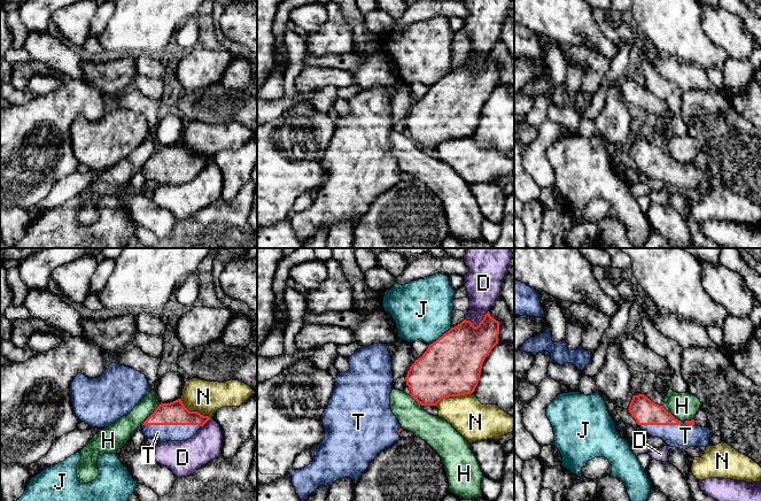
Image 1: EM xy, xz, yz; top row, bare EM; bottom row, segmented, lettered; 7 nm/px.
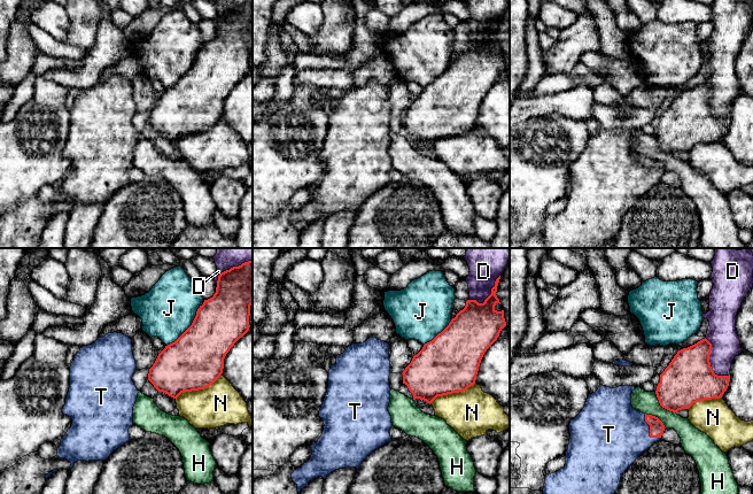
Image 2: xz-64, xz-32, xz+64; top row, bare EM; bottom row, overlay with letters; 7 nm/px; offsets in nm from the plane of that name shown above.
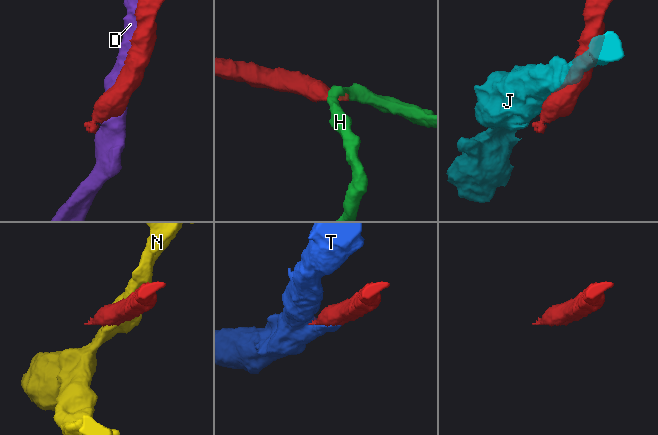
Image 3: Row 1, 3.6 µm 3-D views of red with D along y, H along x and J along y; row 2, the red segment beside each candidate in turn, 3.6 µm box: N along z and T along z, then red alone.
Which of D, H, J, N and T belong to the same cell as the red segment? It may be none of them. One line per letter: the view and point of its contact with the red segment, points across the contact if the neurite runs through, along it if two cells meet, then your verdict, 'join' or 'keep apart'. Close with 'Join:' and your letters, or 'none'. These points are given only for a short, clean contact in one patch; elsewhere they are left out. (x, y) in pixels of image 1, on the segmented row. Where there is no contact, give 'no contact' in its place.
D: xz (479, 324) | keep apart
H: yz (670, 414) | along yz (662, 406), (681, 422) | keep apart
J: xz (440, 337) | keep apart
N: xz (453, 395) | keep apart
T: xy (171, 424) | join
Join: T

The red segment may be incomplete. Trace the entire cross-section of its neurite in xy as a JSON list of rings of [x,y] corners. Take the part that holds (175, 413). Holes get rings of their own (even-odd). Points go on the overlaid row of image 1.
[[[178,399],[170,403],[161,403],[141,424],[145,437],[165,441],[186,441],[210,419],[197,411],[189,411]]]

